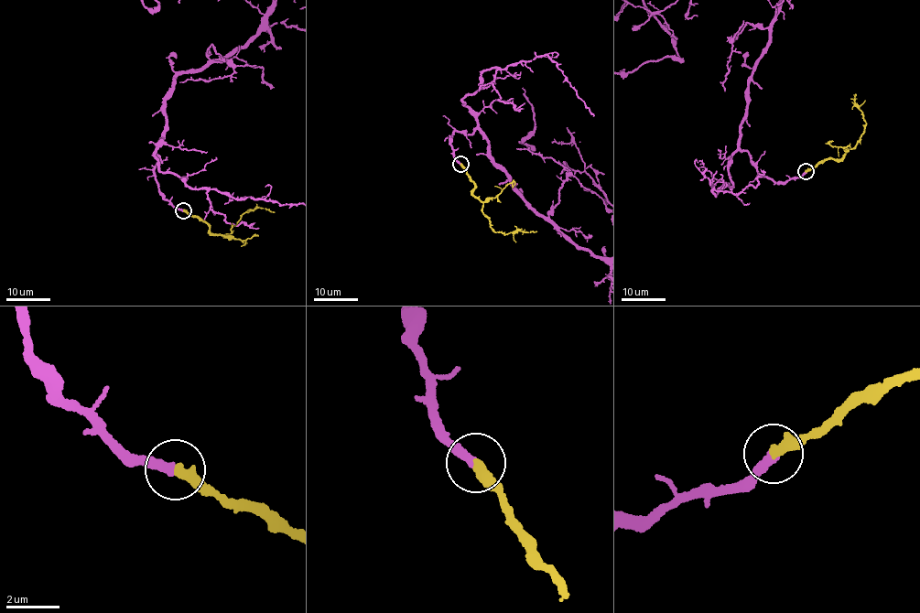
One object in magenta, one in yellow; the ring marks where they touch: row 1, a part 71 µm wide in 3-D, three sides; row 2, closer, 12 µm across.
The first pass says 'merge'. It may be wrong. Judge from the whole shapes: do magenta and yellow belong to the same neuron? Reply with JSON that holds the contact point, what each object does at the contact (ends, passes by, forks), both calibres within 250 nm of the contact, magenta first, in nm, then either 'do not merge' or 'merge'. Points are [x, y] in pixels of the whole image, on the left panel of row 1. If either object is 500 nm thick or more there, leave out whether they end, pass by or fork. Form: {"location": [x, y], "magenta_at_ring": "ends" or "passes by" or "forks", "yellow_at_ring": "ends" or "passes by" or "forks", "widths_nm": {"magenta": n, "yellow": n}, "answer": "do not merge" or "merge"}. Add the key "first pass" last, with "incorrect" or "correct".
{"location": [183, 210], "magenta_at_ring": "ends", "yellow_at_ring": "ends", "widths_nm": {"magenta": 360, "yellow": 400}, "answer": "merge", "first pass": "correct"}

